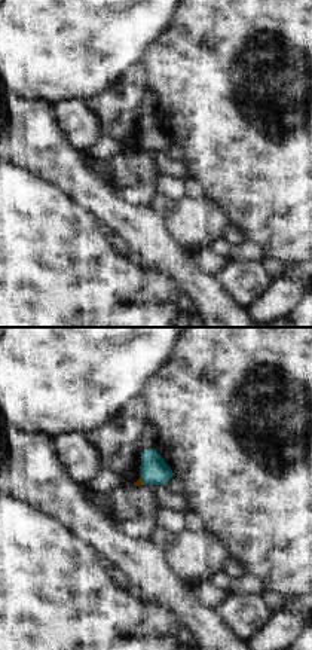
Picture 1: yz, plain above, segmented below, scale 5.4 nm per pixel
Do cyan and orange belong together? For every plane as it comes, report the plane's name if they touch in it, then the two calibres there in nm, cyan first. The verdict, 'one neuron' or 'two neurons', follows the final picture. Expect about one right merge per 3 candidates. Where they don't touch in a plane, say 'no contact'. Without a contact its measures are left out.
meets cyan in yz; 150 nm thick on the cyan side, 40 nm on the other

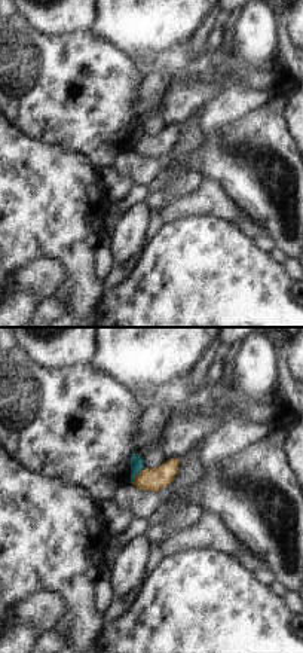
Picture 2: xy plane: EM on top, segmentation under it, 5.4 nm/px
meets cyan in xy; 80 nm thick on the cyan side, 130 nm on the other

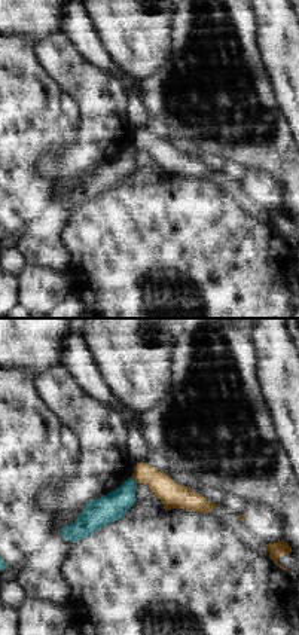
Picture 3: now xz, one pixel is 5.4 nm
meets cyan in xz; 150 nm thick on the cyan side, 140 nm on the other

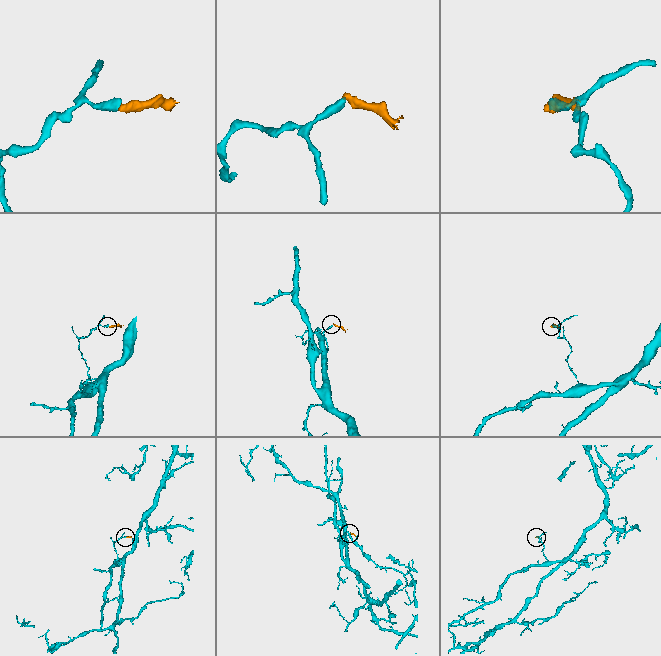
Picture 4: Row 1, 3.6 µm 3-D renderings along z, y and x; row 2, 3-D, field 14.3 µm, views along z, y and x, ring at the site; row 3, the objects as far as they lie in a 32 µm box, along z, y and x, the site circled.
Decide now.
two neurons

